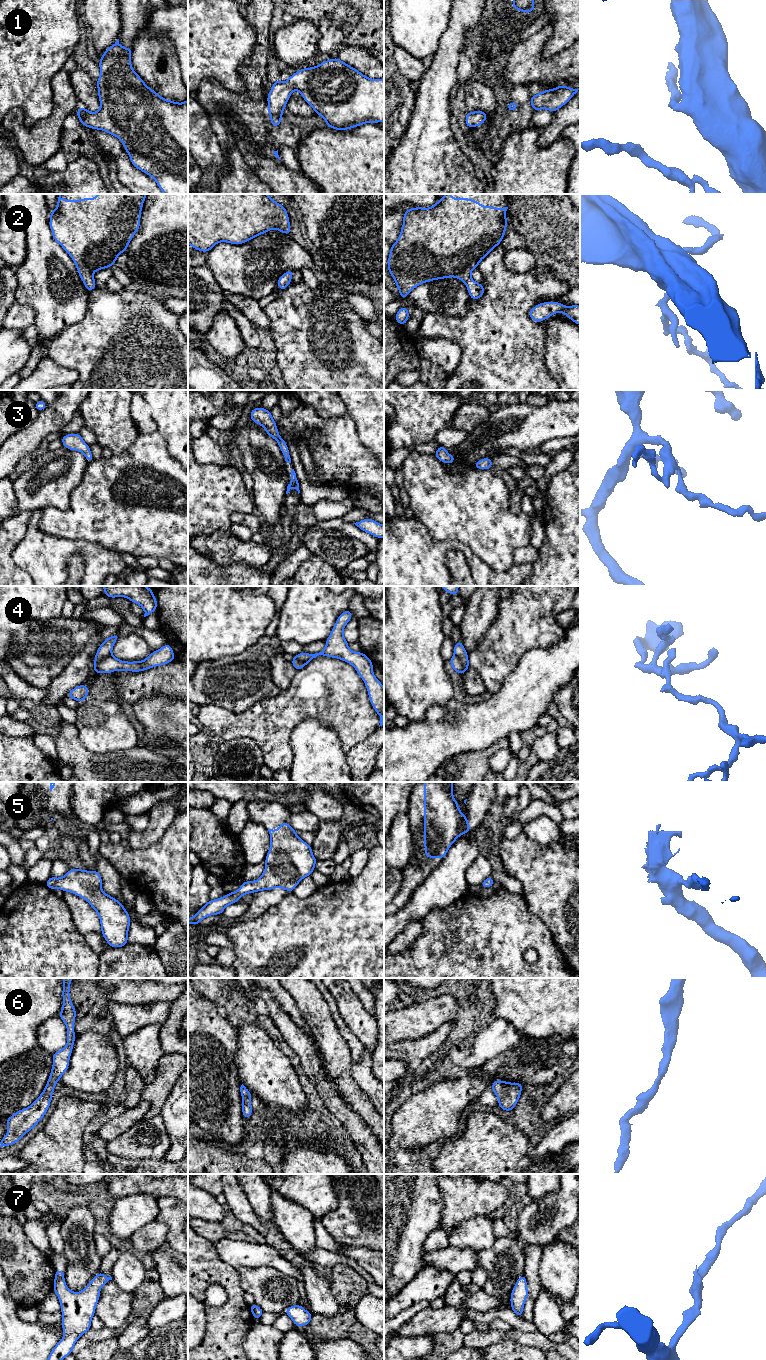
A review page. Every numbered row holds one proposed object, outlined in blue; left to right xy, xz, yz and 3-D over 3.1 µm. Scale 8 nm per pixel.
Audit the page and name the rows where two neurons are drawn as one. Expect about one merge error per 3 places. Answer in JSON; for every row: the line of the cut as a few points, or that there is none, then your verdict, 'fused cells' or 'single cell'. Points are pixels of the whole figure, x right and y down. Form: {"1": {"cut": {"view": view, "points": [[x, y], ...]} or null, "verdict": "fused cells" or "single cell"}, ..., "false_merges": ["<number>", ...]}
{"1": {"cut": null, "verdict": "single cell"}, "2": {"cut": null, "verdict": "single cell"}, "3": {"cut": null, "verdict": "single cell"}, "4": {"cut": {"view": "xy", "points": [[111, 654], [103, 657], [96, 664], [100, 671]]}, "verdict": "fused cells"}, "5": {"cut": null, "verdict": "single cell"}, "6": {"cut": null, "verdict": "single cell"}, "7": {"cut": null, "verdict": "single cell"}, "false_merges": ["4"]}

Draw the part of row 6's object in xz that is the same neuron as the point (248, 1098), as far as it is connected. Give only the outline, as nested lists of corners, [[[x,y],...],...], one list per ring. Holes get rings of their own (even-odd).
[[[243,1084],[240,1087],[240,1092],[242,1096],[242,1115],[244,1118],[250,1118],[253,1113],[251,1092]]]

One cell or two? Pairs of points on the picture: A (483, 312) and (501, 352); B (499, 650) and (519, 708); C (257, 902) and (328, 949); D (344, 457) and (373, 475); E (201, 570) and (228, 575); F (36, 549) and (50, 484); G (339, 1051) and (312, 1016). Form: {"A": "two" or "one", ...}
{"A": "one", "B": "two", "C": "two", "D": "one", "E": "one", "F": "two", "G": "one"}

